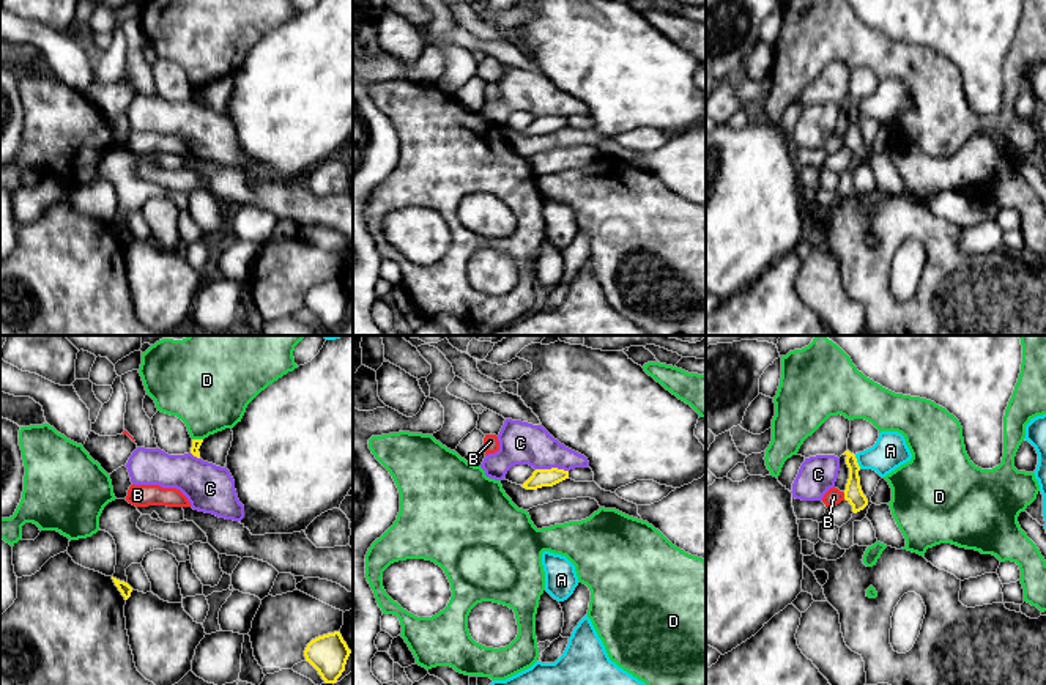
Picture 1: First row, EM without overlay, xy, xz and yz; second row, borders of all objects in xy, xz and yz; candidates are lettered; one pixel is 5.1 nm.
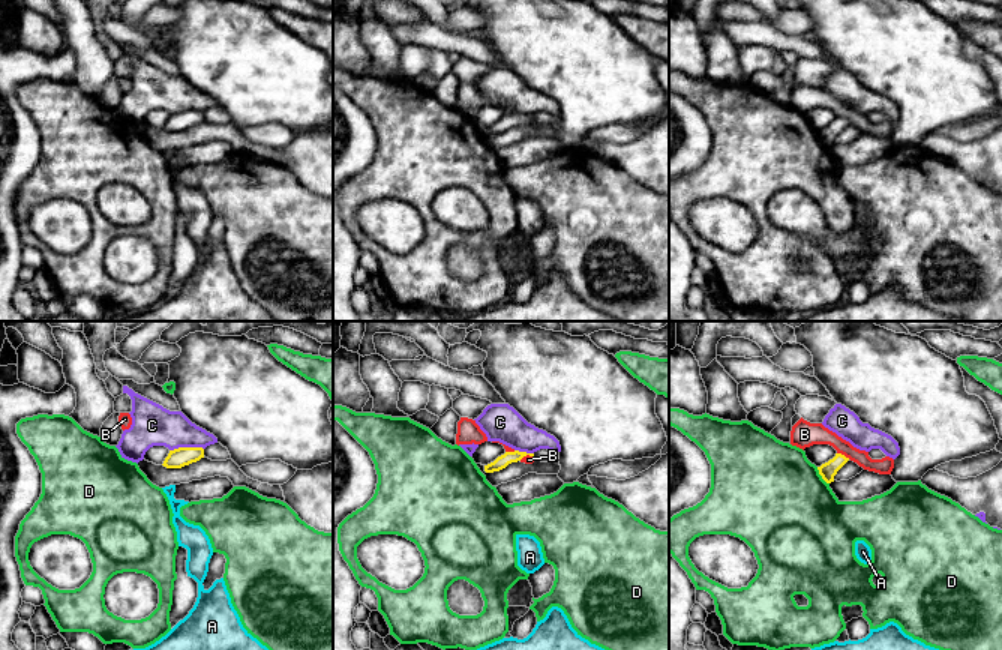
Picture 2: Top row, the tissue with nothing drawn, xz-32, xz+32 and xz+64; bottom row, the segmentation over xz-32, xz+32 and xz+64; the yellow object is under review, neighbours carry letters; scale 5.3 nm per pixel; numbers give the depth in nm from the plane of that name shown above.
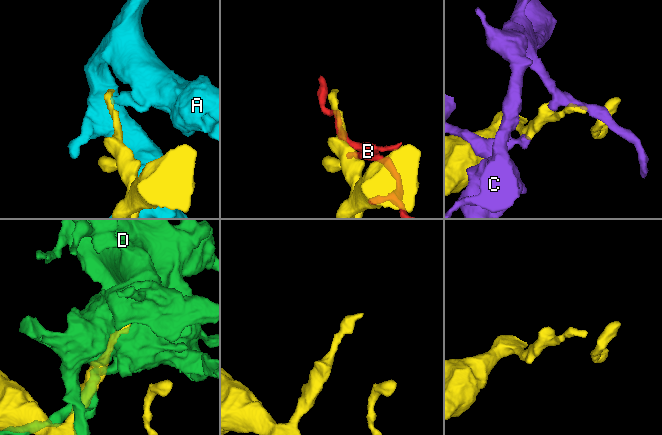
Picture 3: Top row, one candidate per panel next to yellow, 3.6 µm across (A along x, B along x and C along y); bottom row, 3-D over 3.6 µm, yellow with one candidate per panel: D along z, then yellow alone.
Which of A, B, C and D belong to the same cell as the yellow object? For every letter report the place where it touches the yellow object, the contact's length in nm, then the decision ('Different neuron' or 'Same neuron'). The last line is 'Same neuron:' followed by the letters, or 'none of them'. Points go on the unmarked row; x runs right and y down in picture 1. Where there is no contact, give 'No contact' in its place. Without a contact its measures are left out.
A: Touches yellow at yz (856, 109). Shared border 80 nm. Different neuron
B: Touches yellow at yz (845, 144). Shared border 30 nm. Different neuron
C: Touches yellow at xz (552, 115). Shared border 170 nm. Different neuron
D: Touches yellow at xy (197, 87). Shared border 60 nm. Different neuron
Same neuron: none of them

